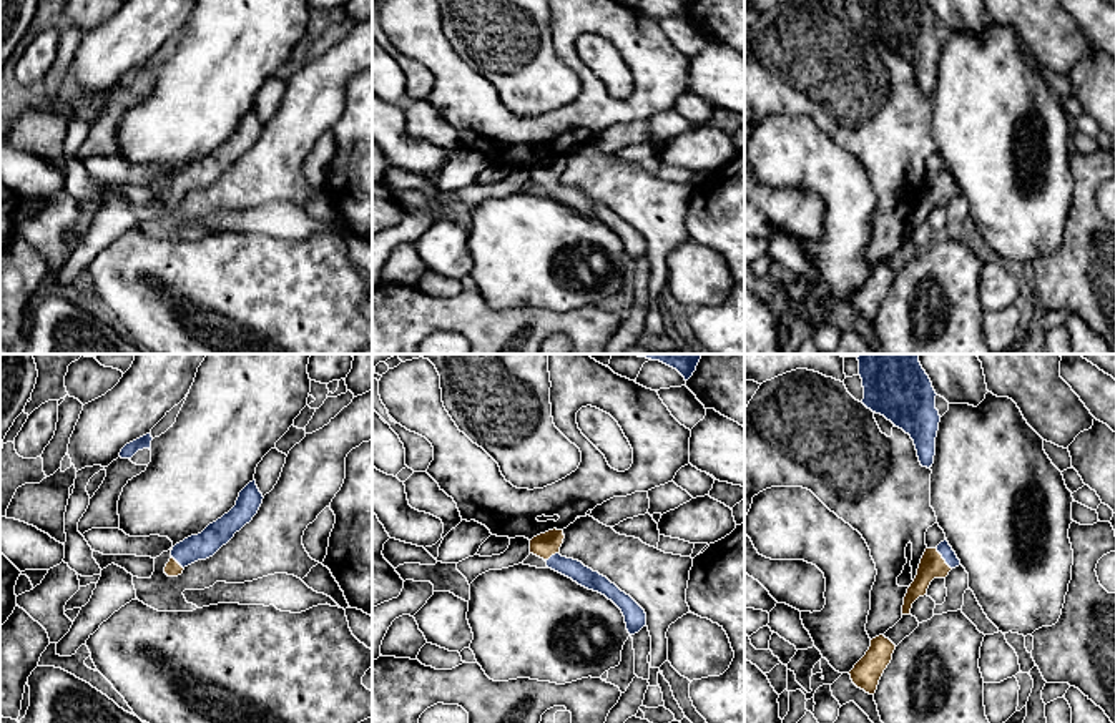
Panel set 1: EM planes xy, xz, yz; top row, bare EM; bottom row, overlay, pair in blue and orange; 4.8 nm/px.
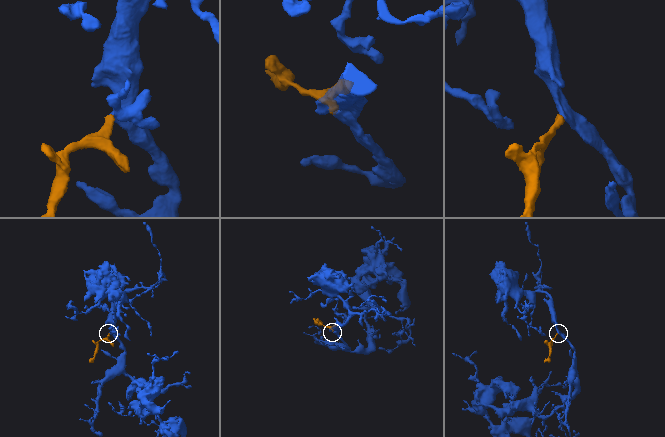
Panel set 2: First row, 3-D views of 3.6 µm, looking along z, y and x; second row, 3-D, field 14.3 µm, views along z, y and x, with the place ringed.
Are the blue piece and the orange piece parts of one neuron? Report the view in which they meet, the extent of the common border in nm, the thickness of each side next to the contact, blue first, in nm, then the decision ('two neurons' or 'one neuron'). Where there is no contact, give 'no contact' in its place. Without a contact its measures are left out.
yz | 130 nm | 70/120 nm | one neuron

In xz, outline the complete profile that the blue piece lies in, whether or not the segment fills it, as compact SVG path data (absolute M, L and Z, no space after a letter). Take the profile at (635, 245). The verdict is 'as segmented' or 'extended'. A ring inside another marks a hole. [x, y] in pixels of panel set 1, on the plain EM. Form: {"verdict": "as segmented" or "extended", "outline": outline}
{"verdict": "extended", "outline": "M548 158L530 168L530 181L543 186L547 194L572 206L578 213L598 219L612 228L623 241L630 263L638 261L646 253L645 238L607 204L585 194L582 189L560 183L563 158Z"}

